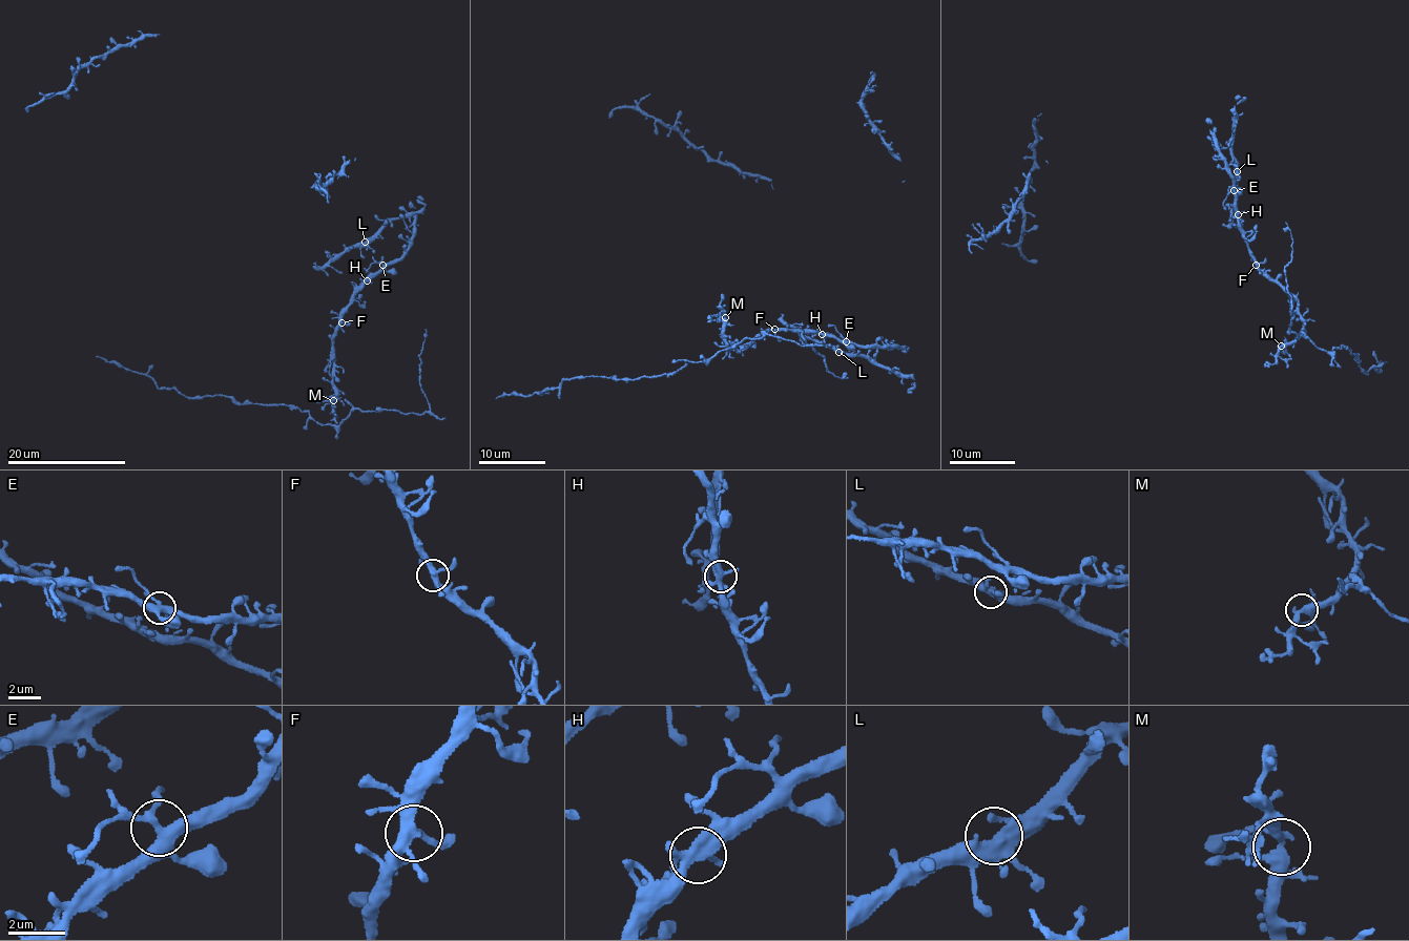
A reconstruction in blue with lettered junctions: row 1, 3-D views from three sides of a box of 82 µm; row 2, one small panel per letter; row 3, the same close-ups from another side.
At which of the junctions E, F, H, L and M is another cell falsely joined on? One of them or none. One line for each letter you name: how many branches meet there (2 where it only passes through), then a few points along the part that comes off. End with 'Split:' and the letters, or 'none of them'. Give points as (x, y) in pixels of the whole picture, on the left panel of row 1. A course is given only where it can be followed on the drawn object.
Split: none of them

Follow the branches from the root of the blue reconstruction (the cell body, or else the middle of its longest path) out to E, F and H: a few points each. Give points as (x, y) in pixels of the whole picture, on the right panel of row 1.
E: (1208, 140), (1234, 180), (1234, 190)
F: (1208, 140), (1234, 180), (1238, 216), (1256, 265)
H: (1208, 140), (1234, 180), (1238, 214)

